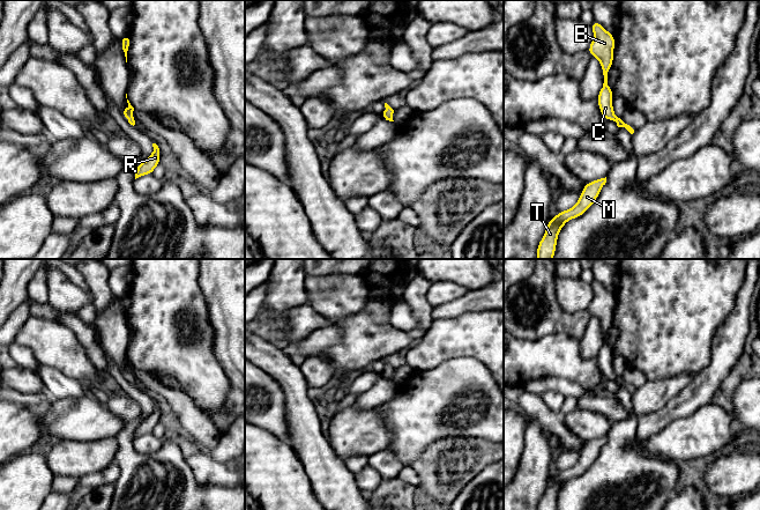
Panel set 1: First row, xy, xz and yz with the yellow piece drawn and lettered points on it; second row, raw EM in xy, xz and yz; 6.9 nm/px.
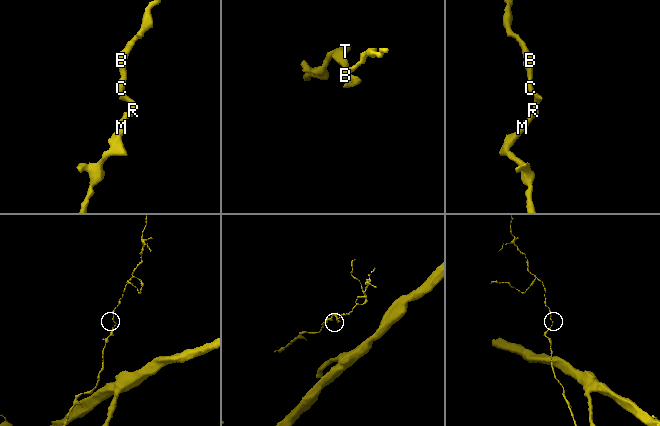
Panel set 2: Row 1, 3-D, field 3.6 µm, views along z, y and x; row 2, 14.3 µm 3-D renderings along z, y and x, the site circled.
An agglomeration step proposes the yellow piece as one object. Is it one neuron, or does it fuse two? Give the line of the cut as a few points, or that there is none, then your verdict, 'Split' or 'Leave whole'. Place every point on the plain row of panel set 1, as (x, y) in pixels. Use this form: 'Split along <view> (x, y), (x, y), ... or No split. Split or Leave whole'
No split. Leave whole

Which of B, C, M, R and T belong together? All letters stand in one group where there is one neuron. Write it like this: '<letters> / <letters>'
B C M R T

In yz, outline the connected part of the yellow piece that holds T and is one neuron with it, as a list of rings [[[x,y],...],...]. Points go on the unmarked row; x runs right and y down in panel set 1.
[[[606,436],[586,443],[579,460],[571,468],[558,472],[547,481],[545,493],[537,505],[537,510],[556,510],[557,497],[561,487],[568,479],[576,478],[588,470],[596,460],[605,442]]]

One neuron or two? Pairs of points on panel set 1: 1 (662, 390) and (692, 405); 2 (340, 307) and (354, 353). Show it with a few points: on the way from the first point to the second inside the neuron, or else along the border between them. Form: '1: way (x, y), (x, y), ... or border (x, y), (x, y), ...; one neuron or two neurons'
1: border (693, 377), (662, 407), (652, 412); two neurons
2: border (364, 305), (335, 320), (330, 320), (317, 312); two neurons

